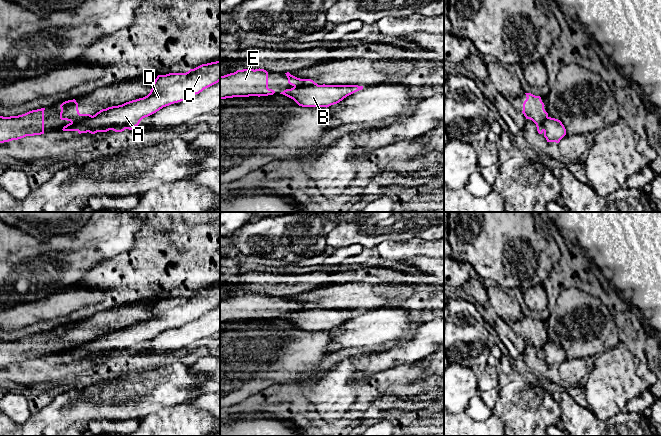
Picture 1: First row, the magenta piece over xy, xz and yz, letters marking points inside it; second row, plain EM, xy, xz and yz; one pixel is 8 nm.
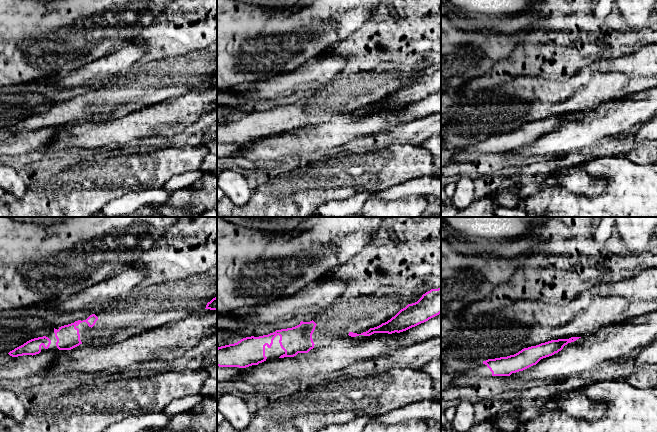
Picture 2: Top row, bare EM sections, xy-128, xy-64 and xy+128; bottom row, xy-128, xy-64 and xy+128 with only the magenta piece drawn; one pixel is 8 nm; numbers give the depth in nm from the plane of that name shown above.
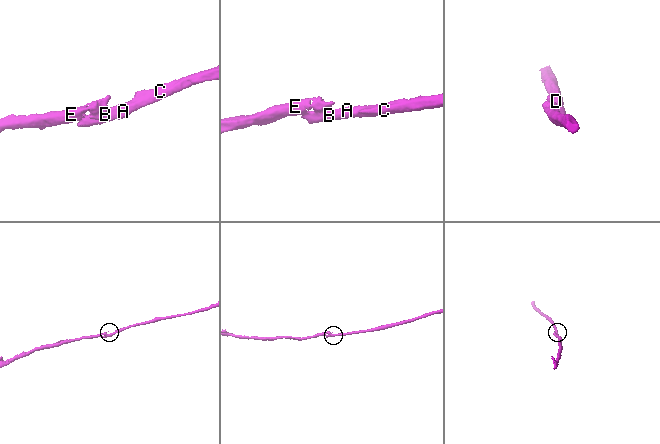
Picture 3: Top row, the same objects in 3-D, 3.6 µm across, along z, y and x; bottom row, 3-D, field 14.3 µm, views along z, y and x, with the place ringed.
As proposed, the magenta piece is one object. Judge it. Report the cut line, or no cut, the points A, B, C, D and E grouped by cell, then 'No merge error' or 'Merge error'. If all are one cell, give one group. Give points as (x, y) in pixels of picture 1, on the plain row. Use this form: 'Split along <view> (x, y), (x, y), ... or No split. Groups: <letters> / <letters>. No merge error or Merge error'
Split along xy (91, 339), (71, 347). Groups: A B C D / E. Merge error

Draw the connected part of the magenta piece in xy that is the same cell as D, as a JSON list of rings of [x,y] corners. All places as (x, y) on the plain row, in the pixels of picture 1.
[[[220,285],[202,288],[186,297],[158,299],[147,320],[102,333],[91,341],[67,350],[76,352],[79,358],[132,354],[143,342],[163,331],[191,322],[219,305]]]

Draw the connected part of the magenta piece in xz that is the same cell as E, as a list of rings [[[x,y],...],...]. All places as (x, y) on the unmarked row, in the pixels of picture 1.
[[[264,293],[237,294],[220,300],[220,323],[273,319],[268,312],[268,296]]]

